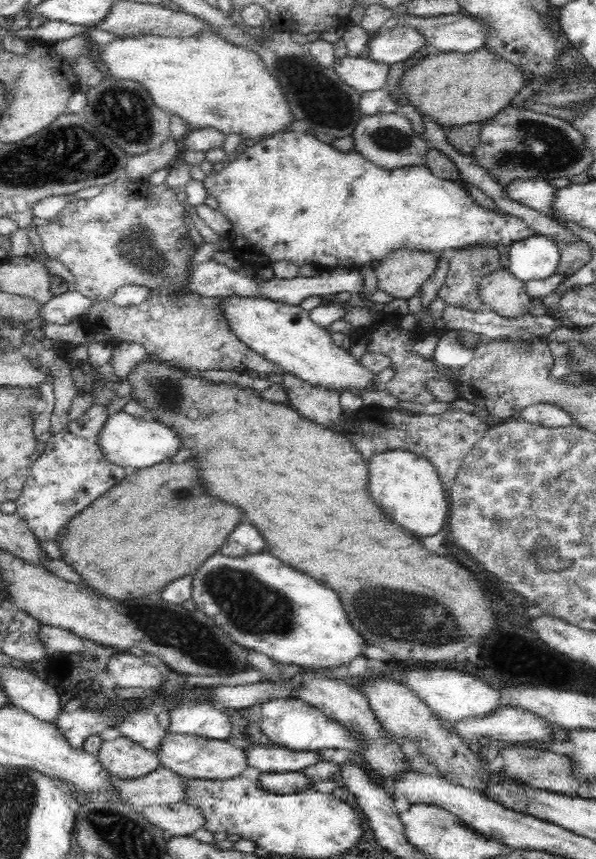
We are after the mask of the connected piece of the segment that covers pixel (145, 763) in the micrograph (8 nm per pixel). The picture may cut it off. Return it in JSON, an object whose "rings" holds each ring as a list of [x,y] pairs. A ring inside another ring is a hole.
{"rings":[[[122,735],[101,741],[96,756],[111,777],[124,779],[137,779],[161,764],[156,752],[146,750]]]}

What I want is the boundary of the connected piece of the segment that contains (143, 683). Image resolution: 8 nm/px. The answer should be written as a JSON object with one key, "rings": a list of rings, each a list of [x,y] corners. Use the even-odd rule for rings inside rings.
{"rings":[[[129,651],[112,656],[108,660],[107,670],[120,688],[154,689],[162,684],[162,673],[156,667],[145,662],[139,654]]]}

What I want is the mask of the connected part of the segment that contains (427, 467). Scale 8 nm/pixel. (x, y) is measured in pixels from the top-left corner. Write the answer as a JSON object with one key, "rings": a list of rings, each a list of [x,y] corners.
{"rings":[[[391,450],[372,456],[367,465],[370,496],[374,496],[374,504],[378,504],[394,524],[416,536],[432,536],[440,532],[448,516],[448,498],[430,461],[406,450]]]}

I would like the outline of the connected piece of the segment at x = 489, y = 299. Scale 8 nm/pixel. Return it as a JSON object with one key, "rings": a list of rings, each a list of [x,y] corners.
{"rings":[[[503,269],[487,274],[480,281],[478,298],[504,318],[528,315],[532,299],[526,293],[524,283]]]}

